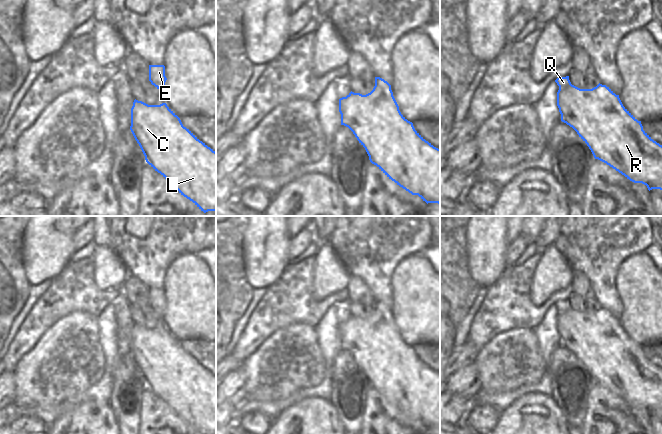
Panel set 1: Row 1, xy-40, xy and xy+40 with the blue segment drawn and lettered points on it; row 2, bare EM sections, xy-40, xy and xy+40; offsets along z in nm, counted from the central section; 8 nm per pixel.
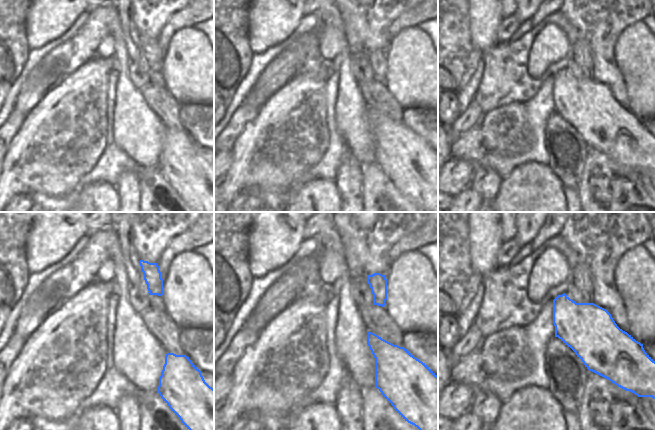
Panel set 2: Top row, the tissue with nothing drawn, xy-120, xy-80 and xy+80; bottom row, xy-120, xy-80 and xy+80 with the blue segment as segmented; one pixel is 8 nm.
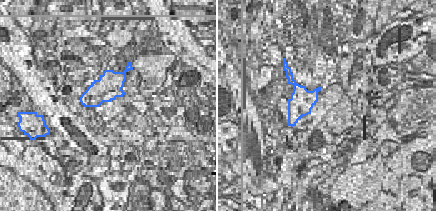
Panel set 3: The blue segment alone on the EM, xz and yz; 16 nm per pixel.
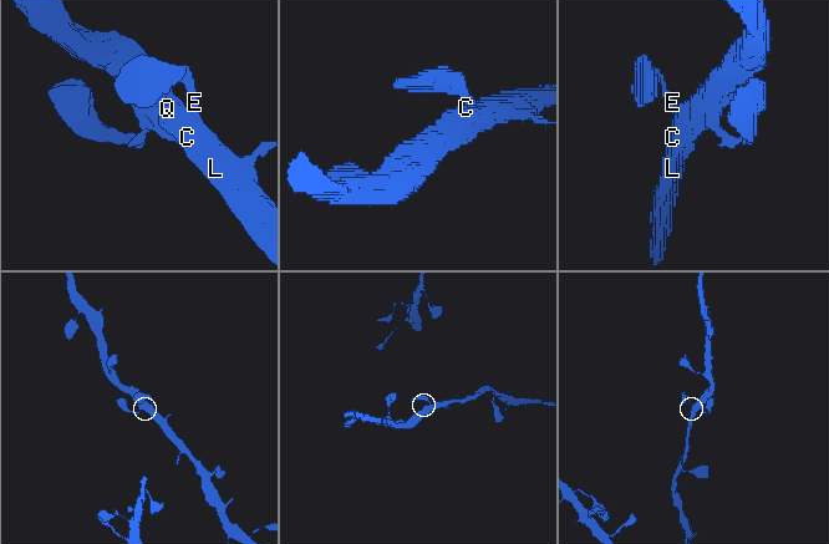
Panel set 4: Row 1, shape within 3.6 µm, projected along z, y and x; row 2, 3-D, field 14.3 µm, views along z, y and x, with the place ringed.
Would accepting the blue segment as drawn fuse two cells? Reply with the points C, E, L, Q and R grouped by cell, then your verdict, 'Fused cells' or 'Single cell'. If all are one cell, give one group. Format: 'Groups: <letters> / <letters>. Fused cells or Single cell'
Groups: C E L Q R. Single cell

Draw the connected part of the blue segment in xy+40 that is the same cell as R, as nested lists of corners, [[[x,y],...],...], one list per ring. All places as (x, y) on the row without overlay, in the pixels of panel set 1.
[[[569,300],[558,301],[557,330],[561,345],[572,351],[598,383],[634,407],[642,407],[648,414],[662,414],[662,369],[654,365],[638,345],[606,309],[580,313],[571,308]]]

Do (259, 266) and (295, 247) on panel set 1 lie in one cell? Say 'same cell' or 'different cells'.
different cells

